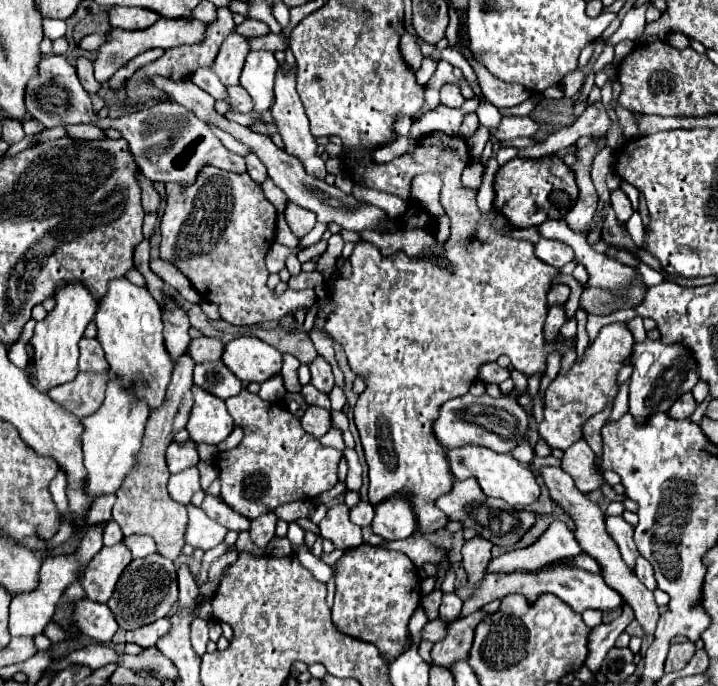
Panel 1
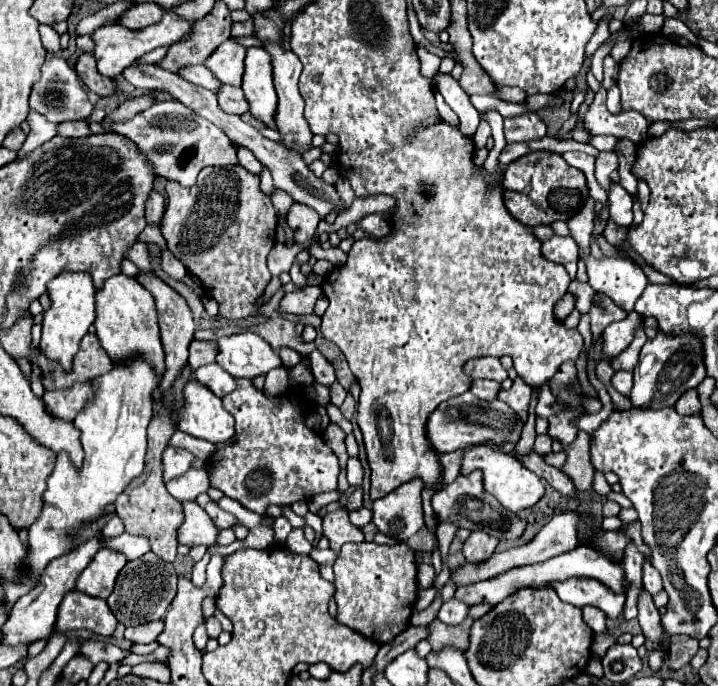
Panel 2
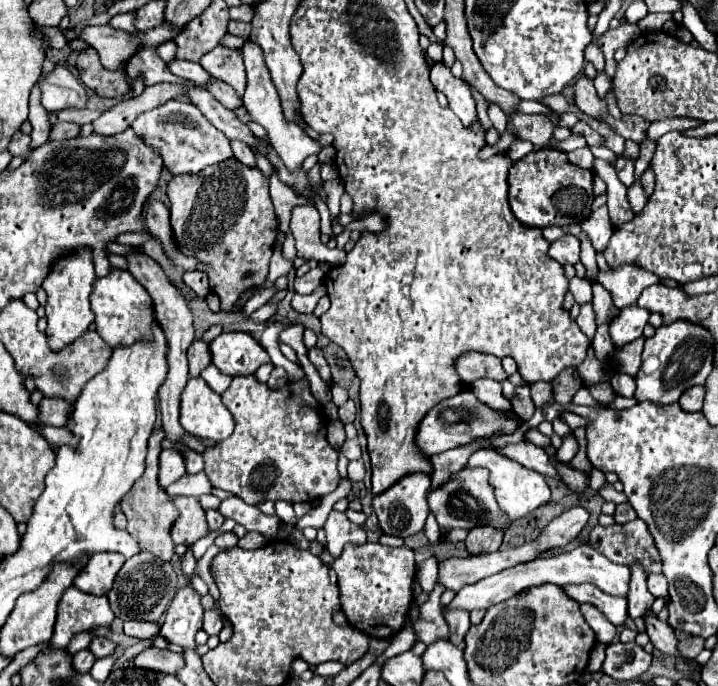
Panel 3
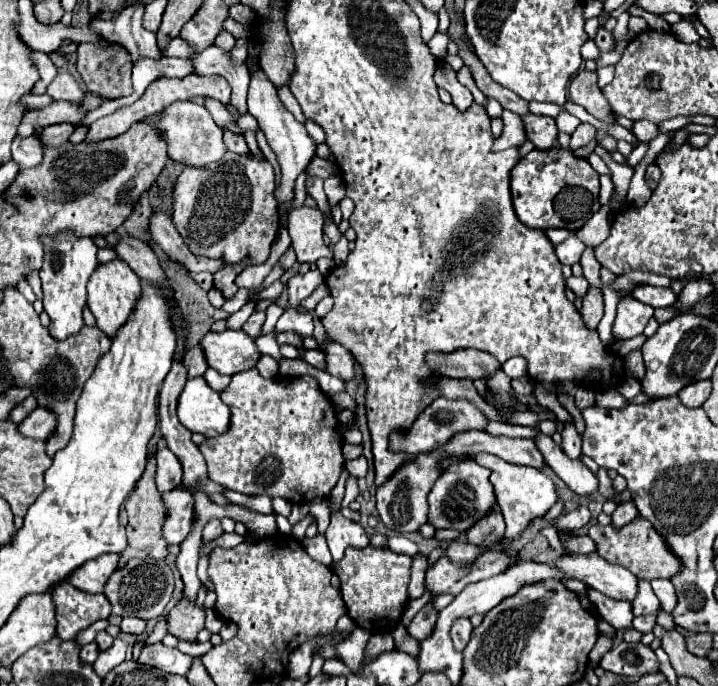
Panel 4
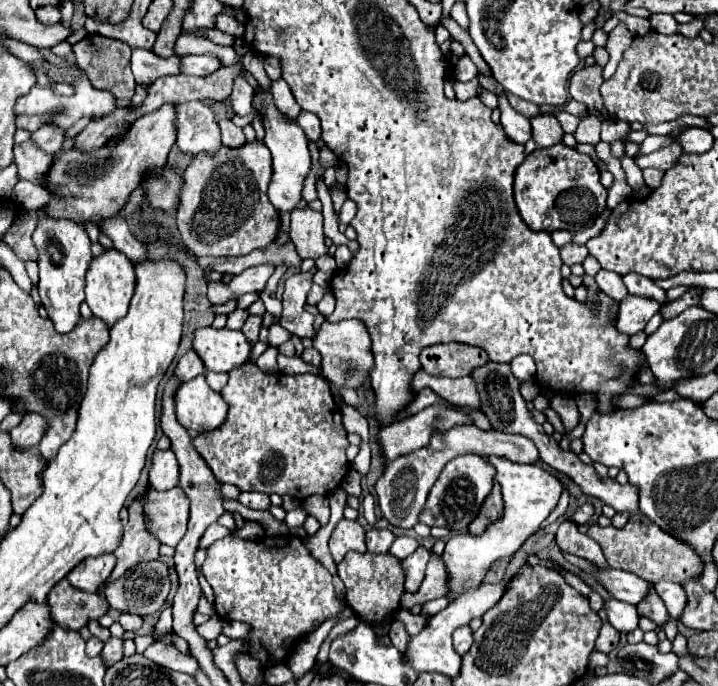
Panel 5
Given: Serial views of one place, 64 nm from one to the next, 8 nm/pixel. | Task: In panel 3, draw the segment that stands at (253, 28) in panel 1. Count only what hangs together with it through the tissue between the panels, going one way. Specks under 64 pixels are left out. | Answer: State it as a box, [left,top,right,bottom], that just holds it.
[228,20,252,38]

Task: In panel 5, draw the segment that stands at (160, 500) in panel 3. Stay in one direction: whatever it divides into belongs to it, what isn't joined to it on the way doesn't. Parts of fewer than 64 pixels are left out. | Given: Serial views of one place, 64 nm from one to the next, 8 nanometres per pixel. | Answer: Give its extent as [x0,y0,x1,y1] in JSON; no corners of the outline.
[108,496,160,582]

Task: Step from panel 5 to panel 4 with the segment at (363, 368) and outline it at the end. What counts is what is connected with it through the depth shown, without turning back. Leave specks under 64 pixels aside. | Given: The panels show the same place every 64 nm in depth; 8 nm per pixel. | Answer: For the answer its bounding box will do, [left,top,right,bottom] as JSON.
[326,336,356,380]

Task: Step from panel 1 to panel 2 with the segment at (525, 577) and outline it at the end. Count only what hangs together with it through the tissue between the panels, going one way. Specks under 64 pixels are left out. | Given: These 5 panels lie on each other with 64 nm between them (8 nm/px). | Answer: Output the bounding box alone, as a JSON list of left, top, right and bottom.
[548,578,626,620]

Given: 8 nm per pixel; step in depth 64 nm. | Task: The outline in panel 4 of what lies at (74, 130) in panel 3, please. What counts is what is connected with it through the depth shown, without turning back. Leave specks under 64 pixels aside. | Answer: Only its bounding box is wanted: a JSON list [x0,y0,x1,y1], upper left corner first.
[40,124,74,146]

